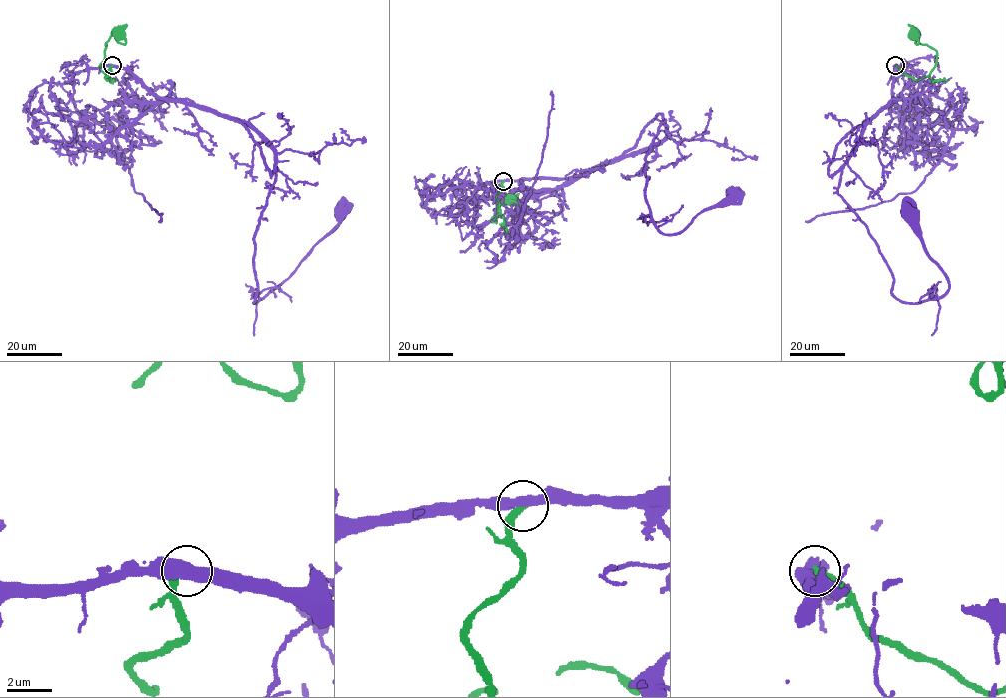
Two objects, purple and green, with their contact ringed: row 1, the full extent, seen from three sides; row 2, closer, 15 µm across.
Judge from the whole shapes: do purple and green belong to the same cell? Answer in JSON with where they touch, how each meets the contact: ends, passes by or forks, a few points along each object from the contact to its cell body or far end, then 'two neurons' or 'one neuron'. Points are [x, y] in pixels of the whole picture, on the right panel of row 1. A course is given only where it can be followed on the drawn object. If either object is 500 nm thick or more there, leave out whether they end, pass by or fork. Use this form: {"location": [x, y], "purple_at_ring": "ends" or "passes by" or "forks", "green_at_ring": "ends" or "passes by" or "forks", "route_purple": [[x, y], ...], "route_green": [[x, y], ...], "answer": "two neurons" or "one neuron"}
{"location": [895, 65], "purple_at_ring": "passes by", "green_at_ring": "ends", "route_purple": [[895, 66], [893, 99], [851, 151], [838, 194], [874, 240], [891, 293], [939, 298], [948, 278], [908, 211]], "route_green": [[895, 66], [915, 79], [927, 76], [935, 66], [937, 52], [918, 41], [918, 30], [917, 45]], "answer": "two neurons"}

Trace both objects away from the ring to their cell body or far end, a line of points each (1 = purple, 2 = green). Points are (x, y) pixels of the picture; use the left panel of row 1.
1: (112, 66), (159, 97), (246, 122), (273, 151), (275, 181), (254, 236), (254, 303), (338, 223), (339, 211)
2: (112, 66), (111, 73), (105, 77), (108, 80), (108, 76), (99, 66), (113, 30), (117, 41), (125, 45)

